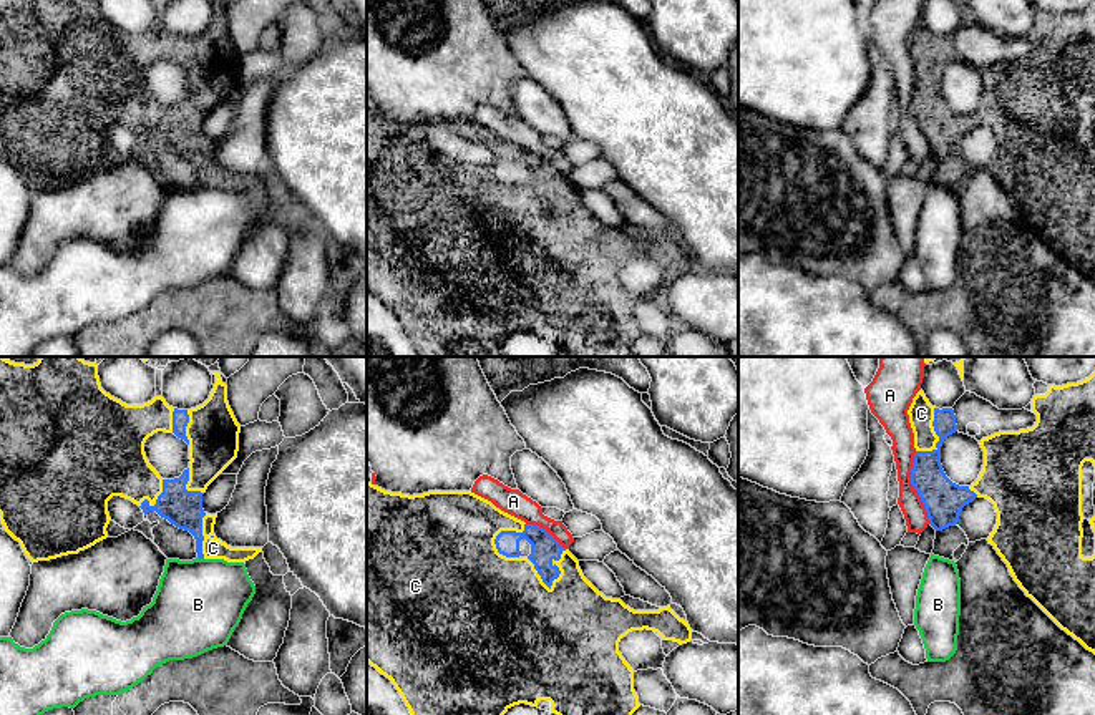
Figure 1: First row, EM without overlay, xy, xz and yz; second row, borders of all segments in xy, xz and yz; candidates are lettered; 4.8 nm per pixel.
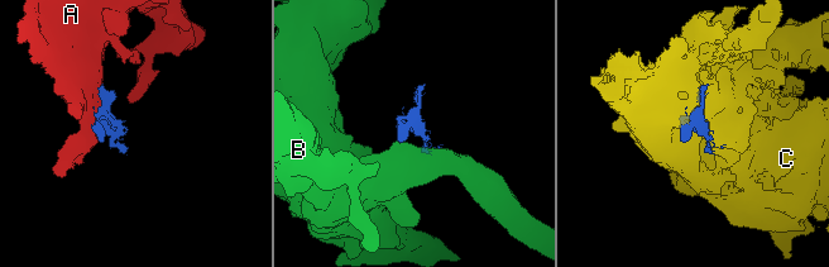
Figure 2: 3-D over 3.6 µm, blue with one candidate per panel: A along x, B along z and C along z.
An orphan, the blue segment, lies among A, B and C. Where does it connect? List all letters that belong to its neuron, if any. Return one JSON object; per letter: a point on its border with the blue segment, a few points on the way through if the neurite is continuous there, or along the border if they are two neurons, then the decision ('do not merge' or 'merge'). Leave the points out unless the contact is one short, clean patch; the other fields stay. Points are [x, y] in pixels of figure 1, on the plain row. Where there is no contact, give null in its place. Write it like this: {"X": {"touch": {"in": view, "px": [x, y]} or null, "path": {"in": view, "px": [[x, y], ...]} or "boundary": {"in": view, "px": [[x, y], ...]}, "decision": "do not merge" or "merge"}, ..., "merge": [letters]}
{"A": {"touch": {"in": "yz", "px": [914, 116]}, "decision": "do not merge"}, "B": {"touch": {"in": "xy", "px": [201, 186]}, "decision": "do not merge"}, "C": {"touch": {"in": "xz", "px": [551, 211]}, "decision": "merge"}, "merge": ["C"]}

